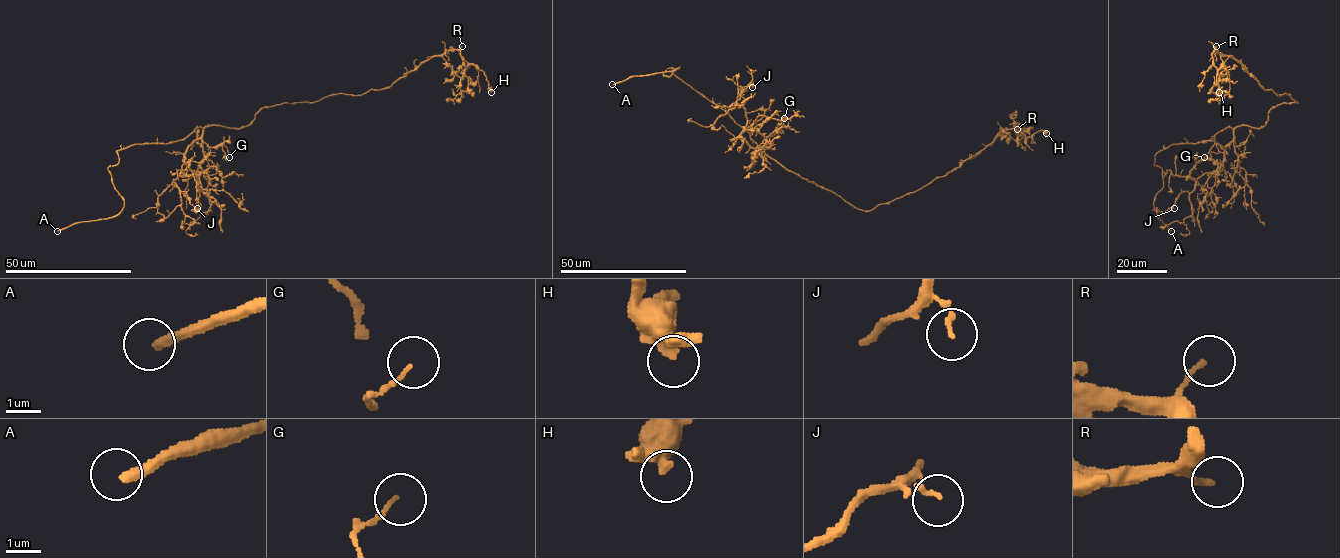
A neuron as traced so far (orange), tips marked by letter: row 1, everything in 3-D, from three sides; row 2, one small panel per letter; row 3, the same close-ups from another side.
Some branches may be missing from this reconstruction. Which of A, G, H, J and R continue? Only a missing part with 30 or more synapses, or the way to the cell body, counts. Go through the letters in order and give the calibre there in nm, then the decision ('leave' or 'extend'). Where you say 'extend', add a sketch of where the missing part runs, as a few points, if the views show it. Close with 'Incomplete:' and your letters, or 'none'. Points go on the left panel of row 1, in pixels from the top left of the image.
A: 280 nm | extend | (57, 231), (34, 239), (22, 238)
G: 90 nm | leave
H: 320 nm | leave
J: 110 nm | leave
R: 140 nm | leave
Incomplete: A

